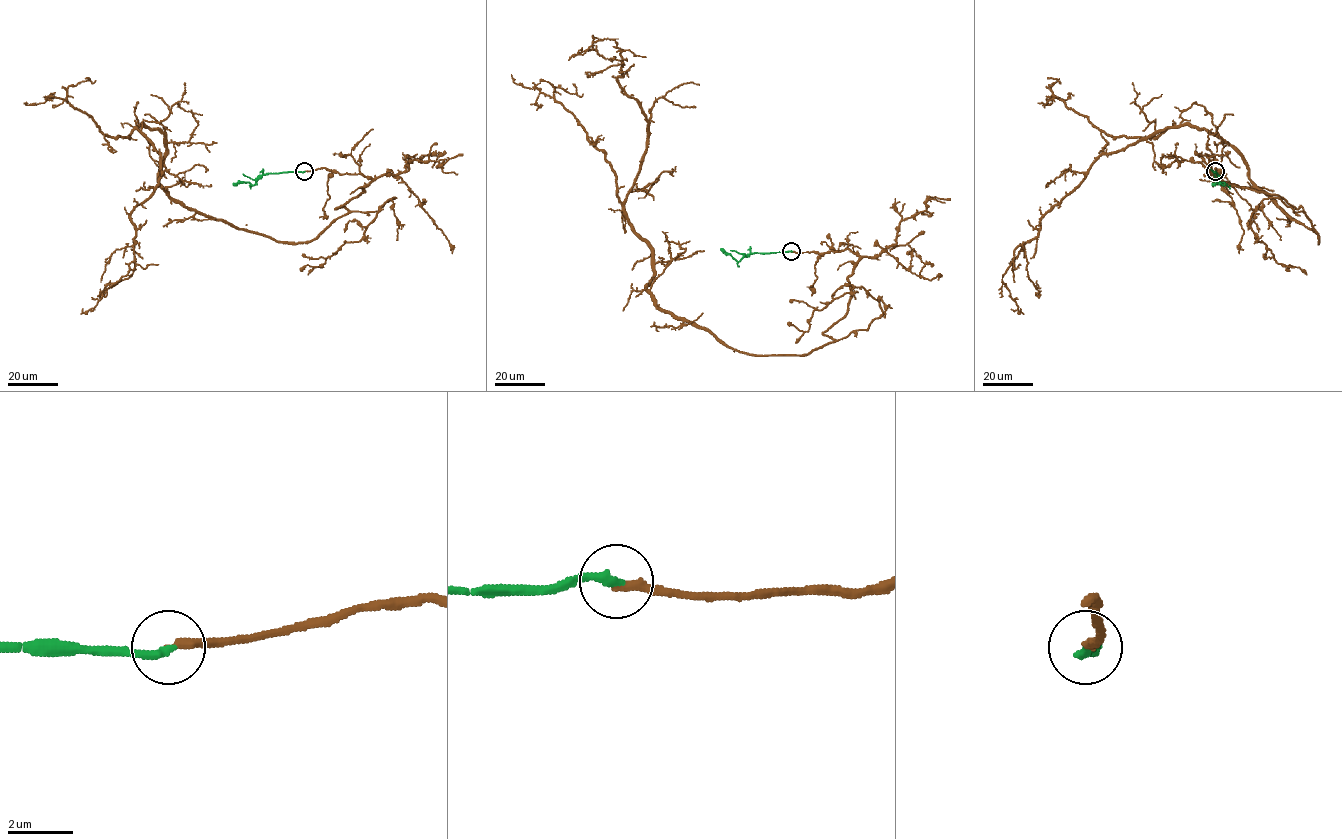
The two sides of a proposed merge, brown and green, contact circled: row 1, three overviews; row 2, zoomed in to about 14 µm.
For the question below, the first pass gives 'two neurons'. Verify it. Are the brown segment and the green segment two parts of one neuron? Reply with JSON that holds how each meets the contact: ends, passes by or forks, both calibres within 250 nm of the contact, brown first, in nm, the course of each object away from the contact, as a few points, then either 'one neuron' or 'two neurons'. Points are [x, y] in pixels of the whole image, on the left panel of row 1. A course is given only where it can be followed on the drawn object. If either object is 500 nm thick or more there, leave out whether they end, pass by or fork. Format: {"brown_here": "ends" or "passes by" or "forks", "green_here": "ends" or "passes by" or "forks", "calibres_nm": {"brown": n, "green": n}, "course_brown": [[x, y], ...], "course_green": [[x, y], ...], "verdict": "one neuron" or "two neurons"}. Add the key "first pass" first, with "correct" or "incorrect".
{"first pass": "incorrect", "brown_here": "ends", "green_here": "ends", "calibres_nm": {"brown": 280, "green": 280}, "course_brown": [[304, 171], [372, 180], [277, 242], [176, 202], [166, 137], [136, 127], [159, 184], [129, 271], [82, 308]], "course_green": [[304, 171], [264, 174], [253, 185], [233, 184]], "verdict": "one neuron"}

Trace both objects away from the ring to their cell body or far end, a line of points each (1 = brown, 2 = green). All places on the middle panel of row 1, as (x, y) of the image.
1: (792, 251), (859, 257), (807, 353), (663, 311), (624, 209), (646, 115), (612, 39), (570, 57)
2: (792, 251), (751, 253), (738, 261), (720, 249)

